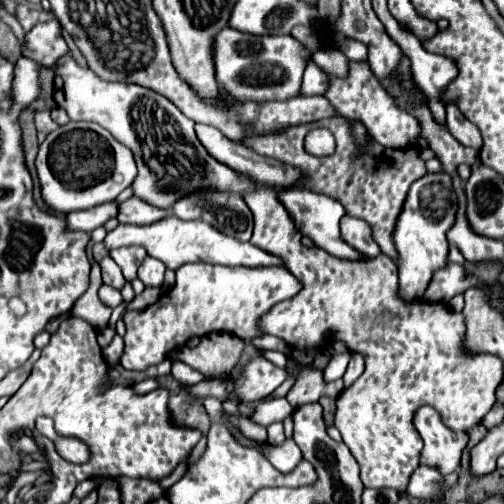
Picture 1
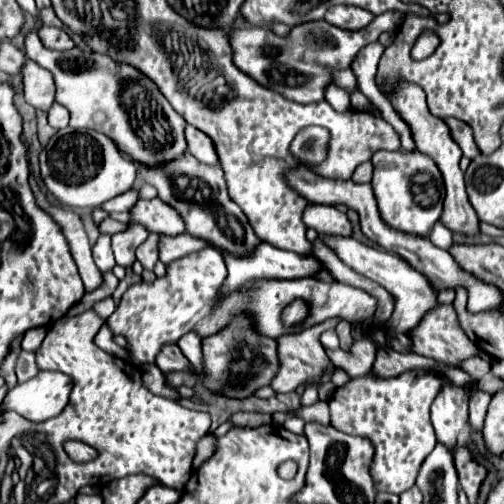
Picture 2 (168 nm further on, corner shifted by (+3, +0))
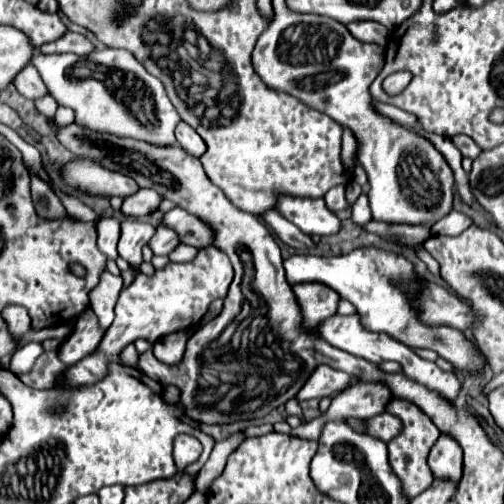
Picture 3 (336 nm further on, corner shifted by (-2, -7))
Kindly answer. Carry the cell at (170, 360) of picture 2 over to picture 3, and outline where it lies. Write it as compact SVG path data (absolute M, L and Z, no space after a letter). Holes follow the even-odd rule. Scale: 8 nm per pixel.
M179 331L175 335L167 335L167 337L159 339L159 343L155 343L153 355L167 365L177 365L183 359L187 339L189 339L189 331Z

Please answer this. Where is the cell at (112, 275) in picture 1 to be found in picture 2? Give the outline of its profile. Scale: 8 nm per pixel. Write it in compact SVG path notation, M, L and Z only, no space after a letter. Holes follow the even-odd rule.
M100 234L100 238L96 240L96 244L92 246L92 252L94 252L94 260L96 260L96 266L102 270L102 272L108 272L114 268L114 254L112 254L112 248L110 248L110 236L106 234Z

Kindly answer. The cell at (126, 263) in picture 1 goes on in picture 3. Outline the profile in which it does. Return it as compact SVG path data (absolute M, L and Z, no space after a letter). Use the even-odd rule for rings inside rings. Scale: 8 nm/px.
M125 219L121 223L121 239L119 239L119 257L123 257L131 267L141 265L141 251L155 235L155 227L147 221Z

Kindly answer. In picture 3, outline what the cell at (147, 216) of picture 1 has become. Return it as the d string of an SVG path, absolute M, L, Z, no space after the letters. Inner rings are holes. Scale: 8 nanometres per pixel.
M179 207L165 213L163 219L161 219L161 225L175 229L181 243L193 245L197 249L203 249L203 247L207 247L211 243L209 227L201 219L195 219L191 213L187 213L187 211L179 209Z

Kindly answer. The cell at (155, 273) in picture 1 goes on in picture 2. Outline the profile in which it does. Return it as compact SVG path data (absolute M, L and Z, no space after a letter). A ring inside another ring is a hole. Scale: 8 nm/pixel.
M152 232L146 238L146 242L142 246L138 246L138 250L136 250L136 258L142 262L142 266L146 270L152 270L156 260L158 260L158 240L160 240L160 234Z

